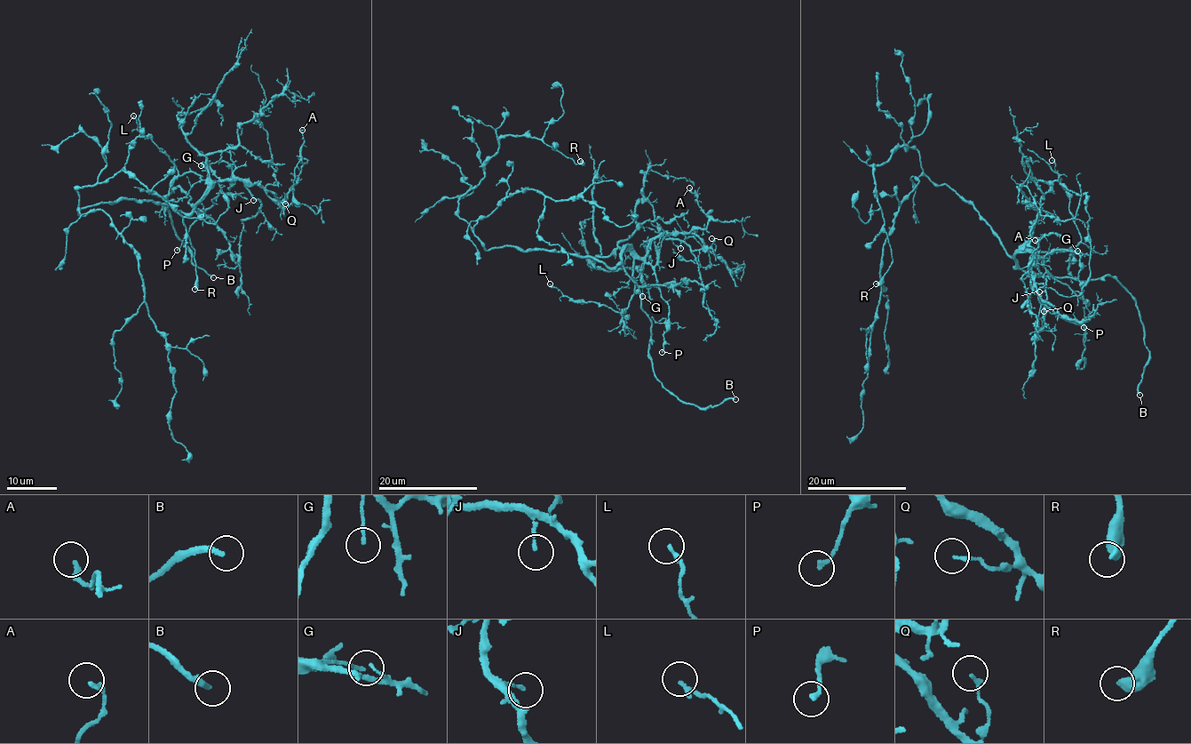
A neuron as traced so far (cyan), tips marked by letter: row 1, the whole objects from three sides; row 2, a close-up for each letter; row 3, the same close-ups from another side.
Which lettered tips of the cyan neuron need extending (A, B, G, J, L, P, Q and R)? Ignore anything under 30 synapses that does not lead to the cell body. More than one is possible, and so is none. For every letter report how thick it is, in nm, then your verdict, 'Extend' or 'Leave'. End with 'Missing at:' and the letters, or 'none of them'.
A: Thickness 180 nm. Leave
B: Thickness 240 nm. Extend
G: Thickness 120 nm. Leave
J: Thickness 110 nm. Leave
L: Thickness 200 nm. Leave
P: Thickness 170 nm. Leave
Q: Thickness 140 nm. Leave
R: Thickness 380 nm. Leave
Missing at: B

